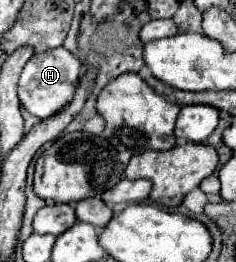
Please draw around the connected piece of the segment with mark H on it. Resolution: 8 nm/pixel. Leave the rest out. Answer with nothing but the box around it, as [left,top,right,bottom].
[17,47,81,119]

